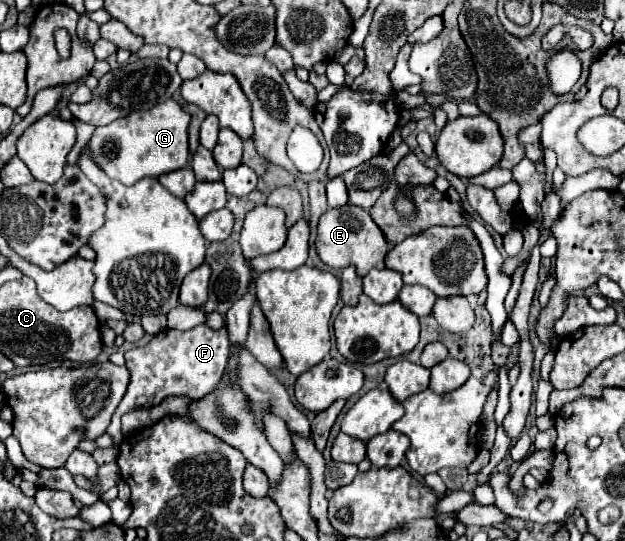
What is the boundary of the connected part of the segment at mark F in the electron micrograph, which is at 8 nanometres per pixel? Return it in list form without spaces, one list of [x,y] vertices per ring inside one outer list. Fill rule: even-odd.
[[[196,326],[186,332],[164,330],[156,334],[146,346],[130,348],[124,354],[126,368],[130,370],[130,384],[106,430],[106,433],[114,438],[112,447],[118,448],[124,439],[120,423],[124,412],[158,406],[168,396],[186,396],[198,400],[210,394],[210,390],[214,390],[214,386],[218,386],[218,382],[222,380],[222,372],[228,362],[228,352],[230,342],[226,328],[212,330],[208,326]]]

